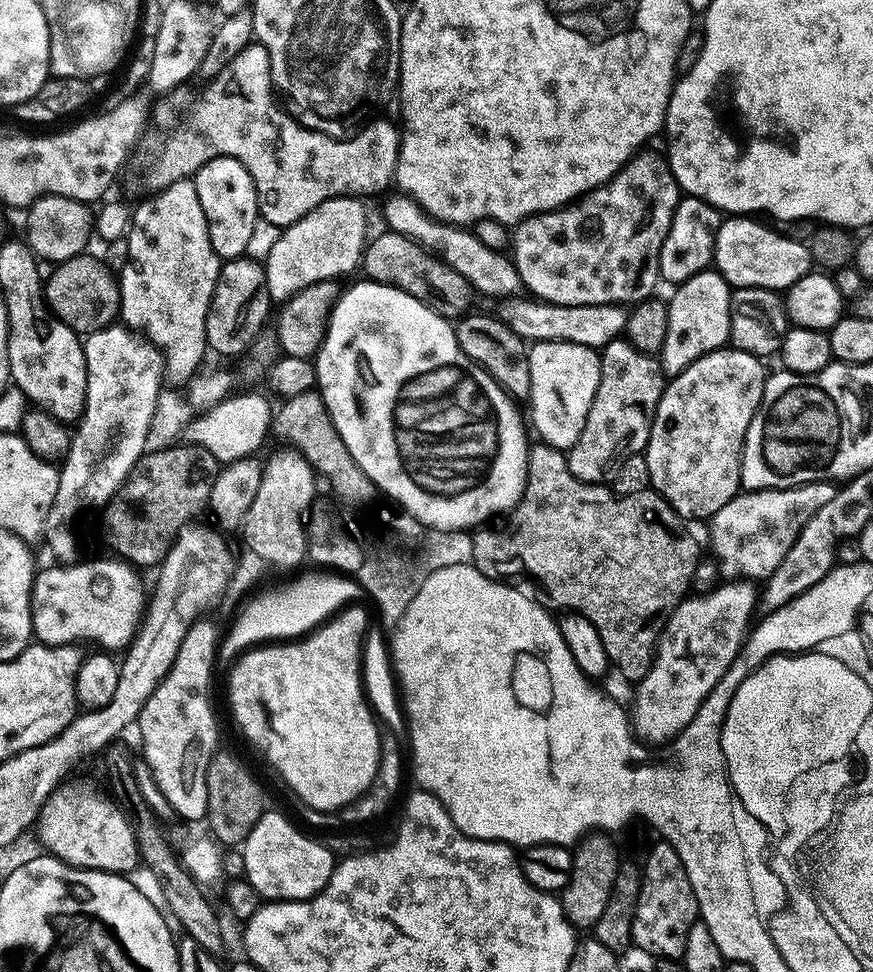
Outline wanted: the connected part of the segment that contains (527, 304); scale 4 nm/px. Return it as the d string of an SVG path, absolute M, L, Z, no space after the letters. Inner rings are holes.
M504 298L499 301L495 319L506 325L515 336L525 342L553 340L574 342L578 346L590 346L597 350L604 348L611 340L623 333L628 312L619 304L595 304L594 306L562 306L546 304L542 300L527 298Z

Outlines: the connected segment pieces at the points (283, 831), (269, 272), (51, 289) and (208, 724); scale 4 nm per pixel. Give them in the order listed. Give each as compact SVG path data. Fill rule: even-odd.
M265 811L264 816L250 830L242 851L246 858L246 879L261 898L277 900L309 900L317 896L330 878L334 857L319 839L311 840L299 832L280 812Z
M332 196L326 202L314 206L310 214L298 218L289 228L283 229L280 237L270 249L267 260L263 261L266 274L266 286L273 301L283 302L288 297L298 294L298 290L306 290L306 286L314 286L314 282L323 280L336 280L347 272L361 267L364 255L364 246L369 239L370 216L364 209L365 201L354 196Z
M81 254L55 265L44 280L44 302L55 319L76 332L87 334L108 327L120 315L120 282L99 255Z
M200 618L189 626L189 632L174 658L172 669L165 674L160 684L150 694L142 706L138 719L140 728L140 744L144 747L142 758L150 766L154 774L154 782L158 782L158 790L166 794L166 801L173 808L175 815L184 820L203 821L208 814L206 802L206 774L208 764L212 761L214 748L210 745L216 740L216 716L212 713L212 704L208 701L208 687L212 684L212 667L217 667L218 649L221 646L222 632L215 628L208 618Z

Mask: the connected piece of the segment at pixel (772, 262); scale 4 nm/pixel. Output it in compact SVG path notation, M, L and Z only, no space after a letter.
M732 214L721 219L716 235L715 271L723 276L733 289L771 288L787 290L798 278L813 271L814 263L809 245L802 240L792 240L783 231L759 224L759 219L748 214Z

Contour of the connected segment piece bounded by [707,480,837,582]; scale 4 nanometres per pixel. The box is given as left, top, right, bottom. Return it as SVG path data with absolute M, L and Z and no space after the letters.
M815 480L800 484L797 488L767 488L757 492L741 491L740 495L730 498L718 514L714 514L707 525L708 536L712 539L711 555L719 561L720 571L728 578L743 578L753 582L767 580L782 558L790 554L790 546L798 534L834 498L837 485L831 480Z

